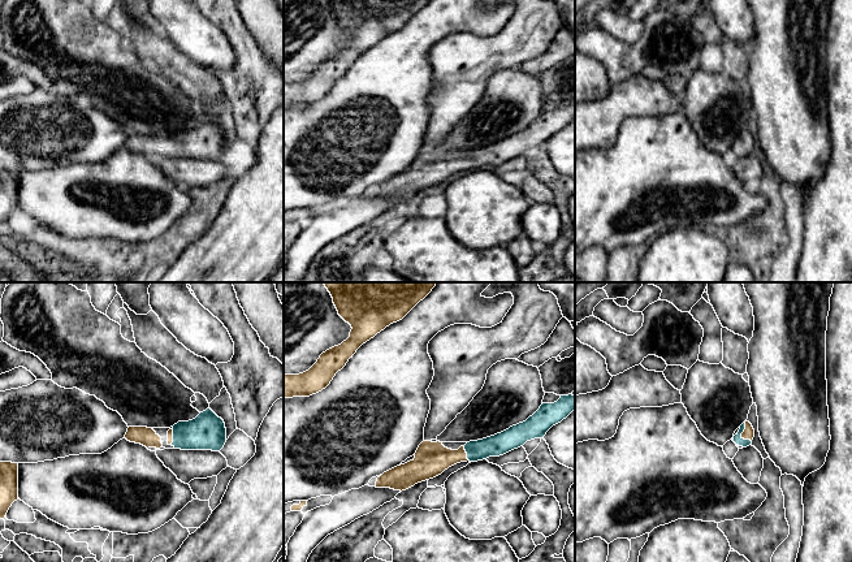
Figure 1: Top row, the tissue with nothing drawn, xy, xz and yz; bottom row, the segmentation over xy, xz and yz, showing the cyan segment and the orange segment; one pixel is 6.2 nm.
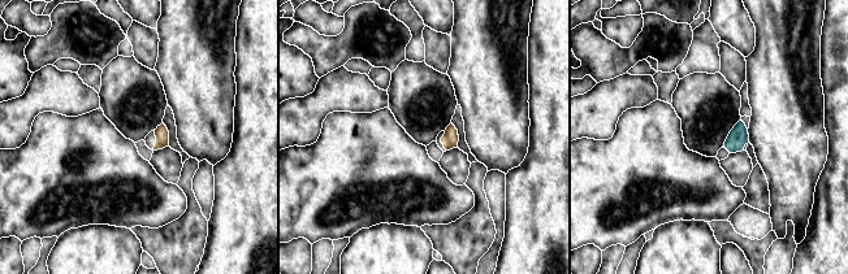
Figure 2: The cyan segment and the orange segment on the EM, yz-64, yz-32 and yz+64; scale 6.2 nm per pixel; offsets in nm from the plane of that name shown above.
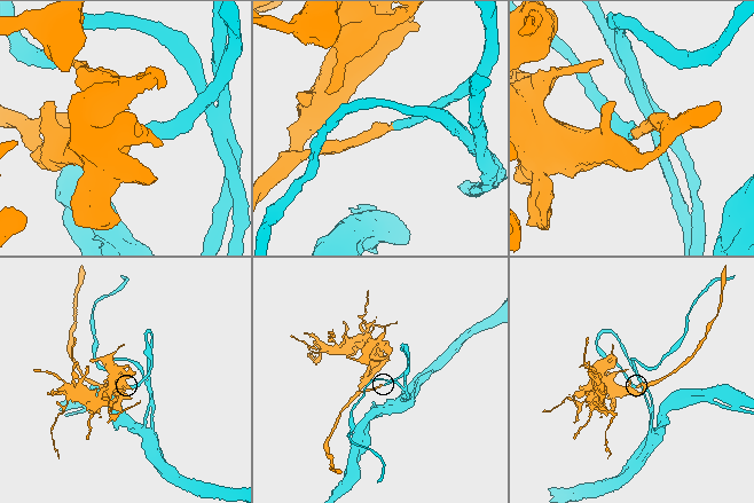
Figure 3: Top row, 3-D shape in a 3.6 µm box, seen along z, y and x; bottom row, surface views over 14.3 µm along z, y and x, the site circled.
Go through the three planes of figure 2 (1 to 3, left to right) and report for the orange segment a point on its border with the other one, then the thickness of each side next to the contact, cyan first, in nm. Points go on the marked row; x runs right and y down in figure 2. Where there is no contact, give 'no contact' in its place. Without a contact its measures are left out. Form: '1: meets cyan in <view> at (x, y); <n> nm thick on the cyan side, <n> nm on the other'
1: no contact
2: no contact
3: no contact

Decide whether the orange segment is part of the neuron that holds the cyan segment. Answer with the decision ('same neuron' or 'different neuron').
same neuron

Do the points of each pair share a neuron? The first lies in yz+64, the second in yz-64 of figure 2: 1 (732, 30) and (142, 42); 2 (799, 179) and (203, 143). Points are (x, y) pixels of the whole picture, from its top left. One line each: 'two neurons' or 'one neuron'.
1: two neurons
2: one neuron

